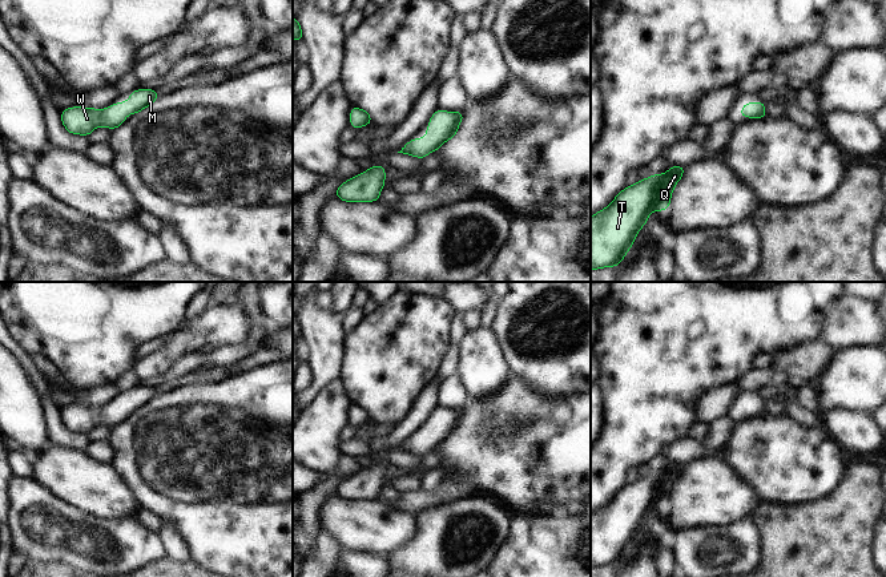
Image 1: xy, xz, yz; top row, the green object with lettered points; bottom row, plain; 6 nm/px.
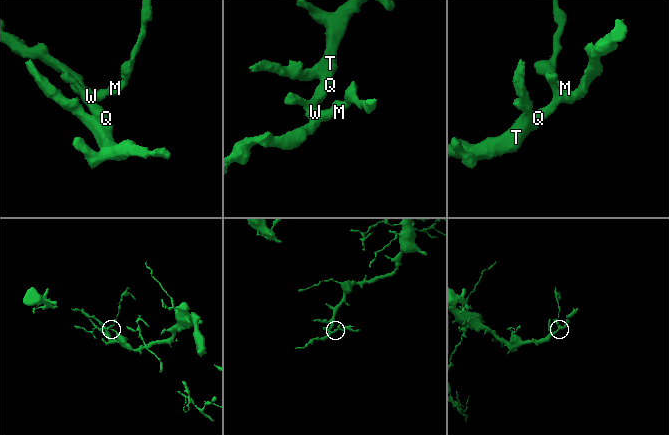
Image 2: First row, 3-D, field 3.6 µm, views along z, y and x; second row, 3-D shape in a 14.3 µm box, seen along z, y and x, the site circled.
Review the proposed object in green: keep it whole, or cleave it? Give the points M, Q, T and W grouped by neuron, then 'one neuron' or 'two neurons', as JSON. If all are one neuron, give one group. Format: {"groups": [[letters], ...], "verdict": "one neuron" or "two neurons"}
{"groups": [["M", "Q", "T", "W"]], "verdict": "one neuron"}

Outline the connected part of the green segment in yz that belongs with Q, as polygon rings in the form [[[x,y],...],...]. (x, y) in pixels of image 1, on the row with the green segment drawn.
[[[673,165],[664,174],[652,174],[621,190],[612,203],[591,217],[591,270],[617,267],[633,246],[640,229],[647,225],[648,215],[656,210],[665,211],[676,183],[684,175],[685,168]]]

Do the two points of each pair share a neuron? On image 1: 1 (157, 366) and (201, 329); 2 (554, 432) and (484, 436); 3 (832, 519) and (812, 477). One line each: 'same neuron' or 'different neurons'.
1: same neuron
2: same neuron
3: different neurons

